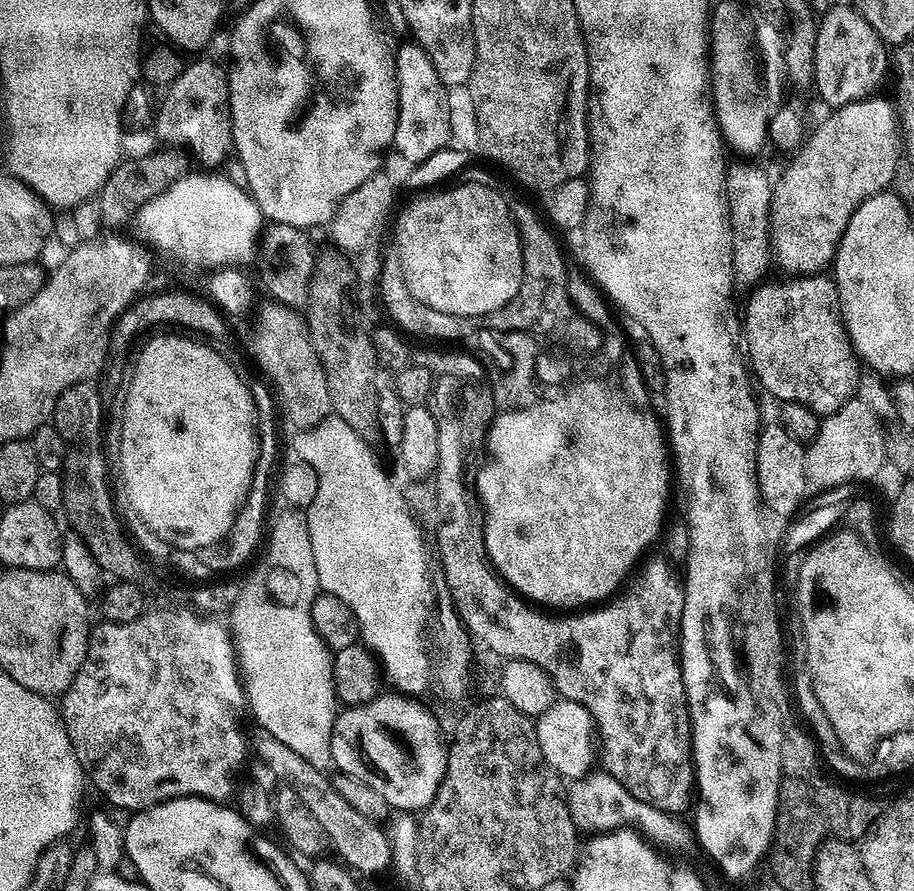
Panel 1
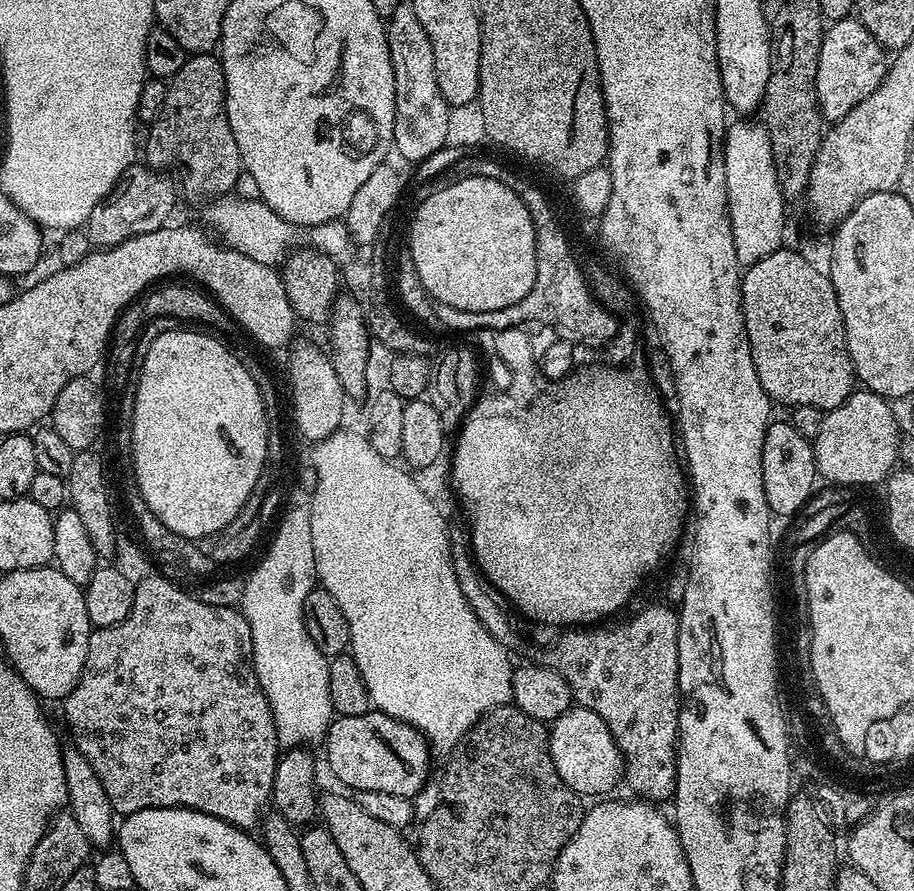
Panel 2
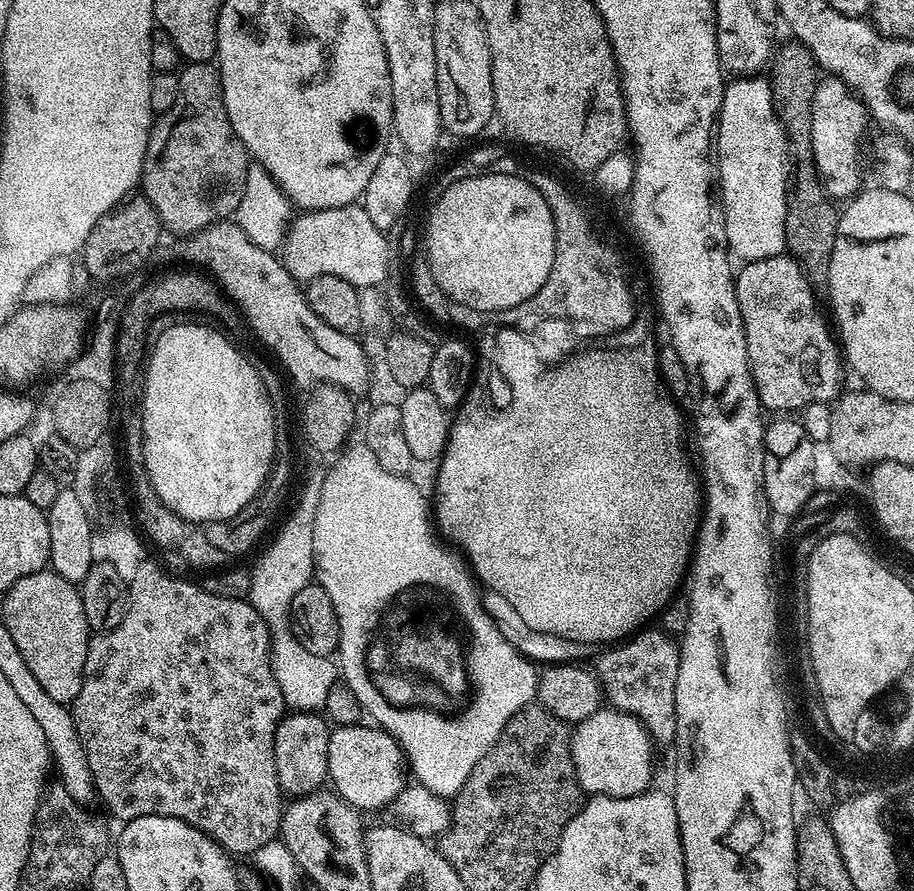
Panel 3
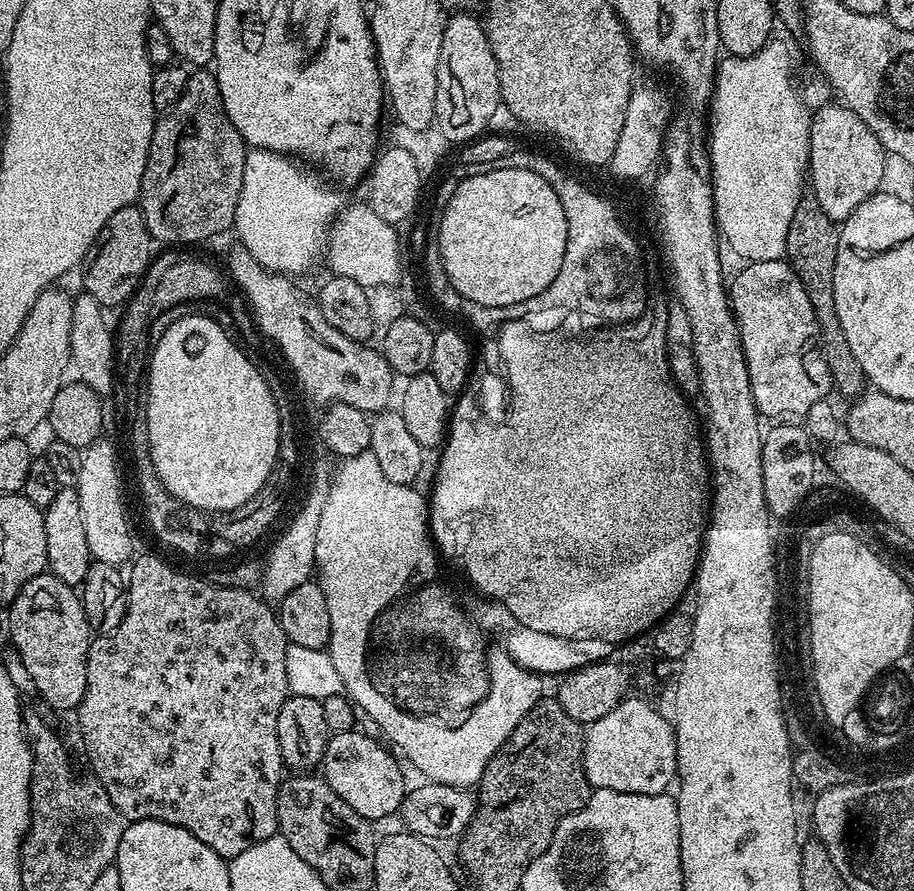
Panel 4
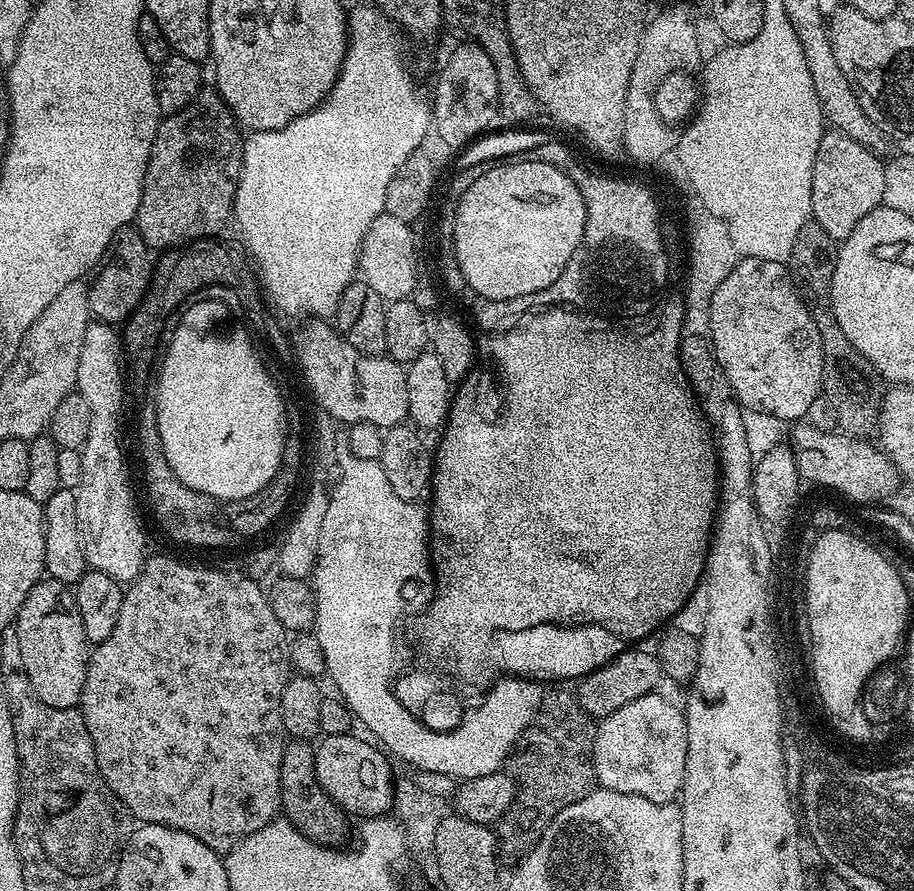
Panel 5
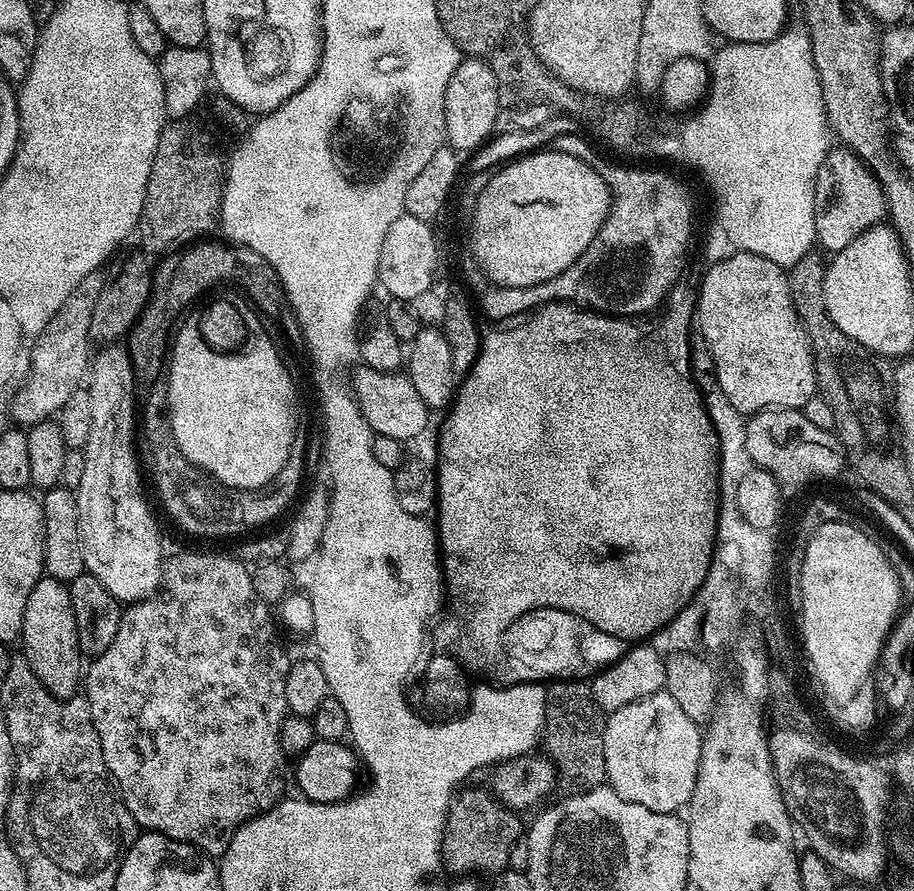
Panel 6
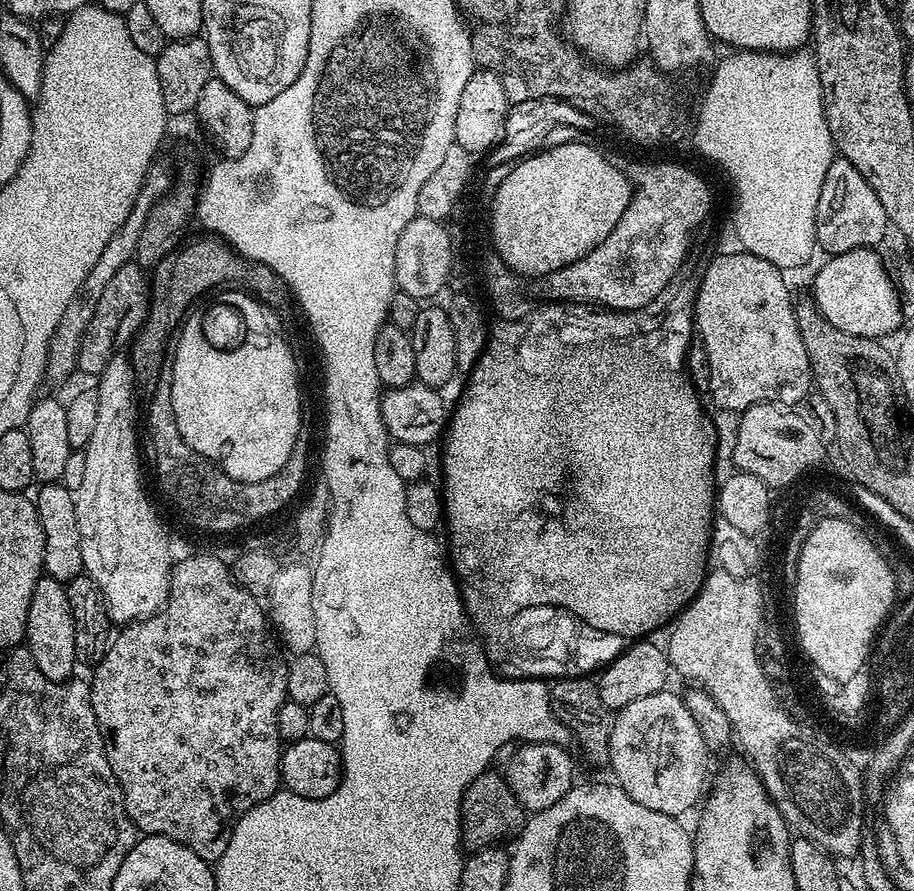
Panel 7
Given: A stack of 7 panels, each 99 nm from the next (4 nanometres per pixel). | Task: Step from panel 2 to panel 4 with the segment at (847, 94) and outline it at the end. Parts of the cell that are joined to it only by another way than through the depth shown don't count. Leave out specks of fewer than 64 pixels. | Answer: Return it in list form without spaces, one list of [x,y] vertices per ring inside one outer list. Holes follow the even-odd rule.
[[[843,102],[824,104],[812,112],[810,150],[808,151],[808,176],[810,192],[818,206],[826,210],[830,219],[842,222],[866,202],[866,198],[881,191],[882,142]]]

